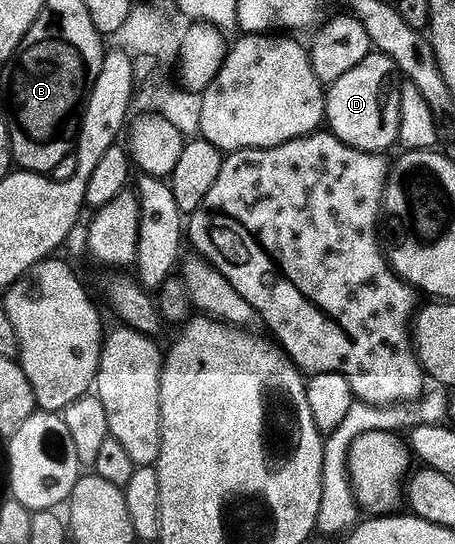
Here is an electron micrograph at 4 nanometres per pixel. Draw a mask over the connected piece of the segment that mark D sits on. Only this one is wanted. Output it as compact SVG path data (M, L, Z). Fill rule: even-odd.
M372 50L353 68L327 85L324 115L327 129L340 142L360 151L381 153L397 141L399 94L397 63L384 53Z

